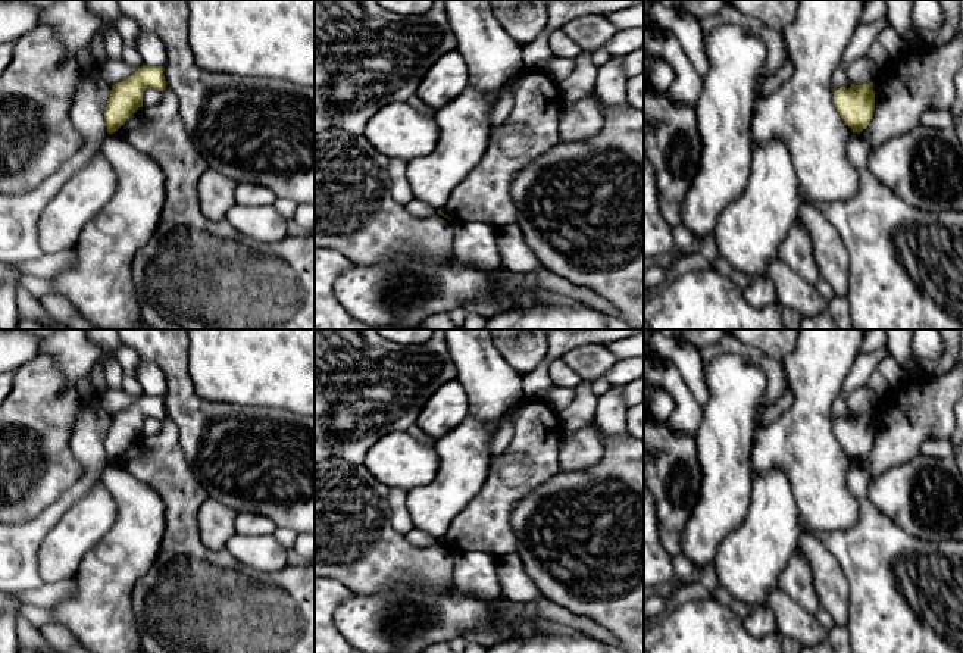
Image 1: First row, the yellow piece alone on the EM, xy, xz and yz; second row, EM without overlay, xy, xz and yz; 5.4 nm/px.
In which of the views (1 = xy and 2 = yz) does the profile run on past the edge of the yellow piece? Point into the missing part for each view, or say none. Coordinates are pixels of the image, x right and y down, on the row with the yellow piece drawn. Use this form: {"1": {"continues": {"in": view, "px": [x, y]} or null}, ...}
{"1": {"continues": null}, "2": {"continues": null}}

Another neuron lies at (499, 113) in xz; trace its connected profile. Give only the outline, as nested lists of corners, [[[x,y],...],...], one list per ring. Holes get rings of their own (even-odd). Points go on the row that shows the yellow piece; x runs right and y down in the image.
[[[513,76],[506,84],[506,88],[504,88],[501,97],[498,99],[498,101],[495,103],[495,106],[491,110],[491,115],[490,115],[491,131],[500,128],[504,124],[509,112],[513,107],[513,93],[516,91],[516,87],[518,87],[518,78]]]

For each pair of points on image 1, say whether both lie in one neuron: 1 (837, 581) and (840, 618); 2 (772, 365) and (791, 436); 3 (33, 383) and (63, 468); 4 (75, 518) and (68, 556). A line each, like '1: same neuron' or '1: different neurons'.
1: same neuron
2: different neurons
3: same neuron
4: same neuron

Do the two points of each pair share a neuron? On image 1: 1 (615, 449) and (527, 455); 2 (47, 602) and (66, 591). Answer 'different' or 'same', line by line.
1: different
2: same

